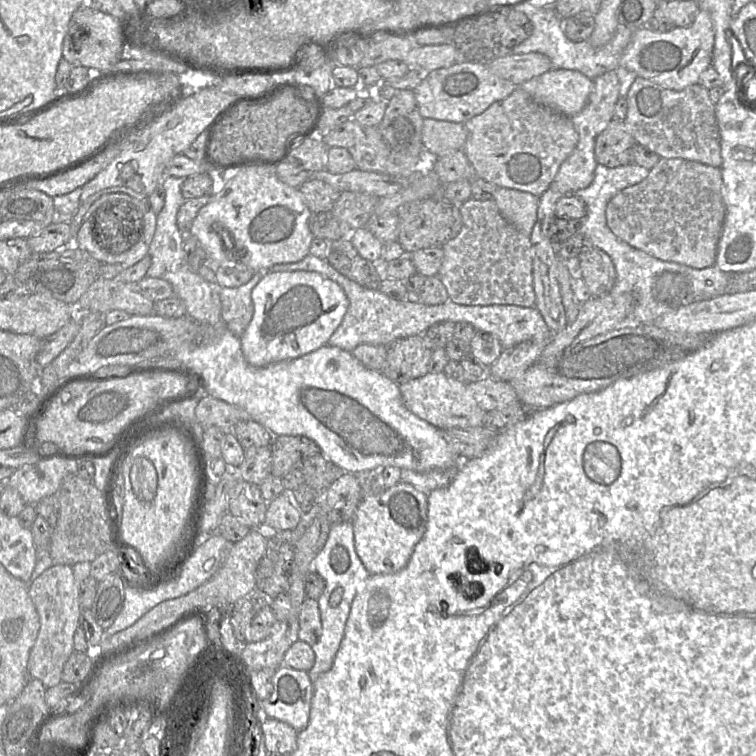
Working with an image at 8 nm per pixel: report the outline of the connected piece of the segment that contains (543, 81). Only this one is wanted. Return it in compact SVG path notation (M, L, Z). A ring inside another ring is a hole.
M551 69L520 87L536 102L572 117L587 104L593 80L578 71Z

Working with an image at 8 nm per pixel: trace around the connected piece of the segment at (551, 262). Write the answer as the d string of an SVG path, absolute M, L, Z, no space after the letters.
M548 188L538 202L537 220L532 230L530 241L533 247L533 286L536 296L535 308L541 313L552 334L561 332L567 325L566 313L562 304L560 286L557 280L558 261L561 260L548 237L549 225L555 216L555 206L563 195L559 191Z

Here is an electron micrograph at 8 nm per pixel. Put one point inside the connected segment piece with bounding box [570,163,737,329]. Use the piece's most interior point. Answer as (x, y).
(659, 287)

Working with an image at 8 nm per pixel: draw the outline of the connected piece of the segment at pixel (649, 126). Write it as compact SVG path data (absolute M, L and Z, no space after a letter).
M637 77L626 99L628 109L624 122L636 143L662 158L687 159L708 166L721 167L716 105L710 99L709 90L696 83L683 90L675 91Z

